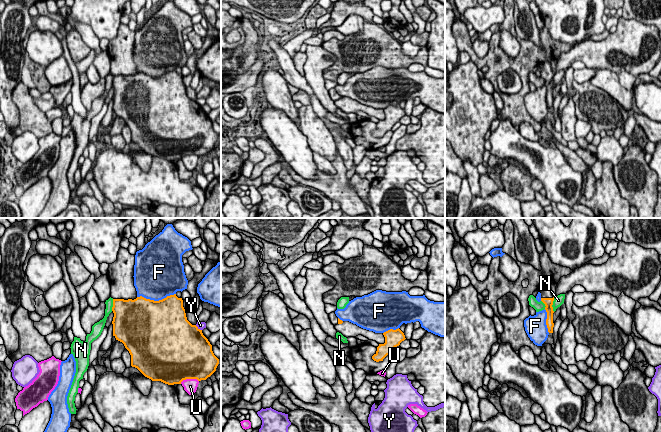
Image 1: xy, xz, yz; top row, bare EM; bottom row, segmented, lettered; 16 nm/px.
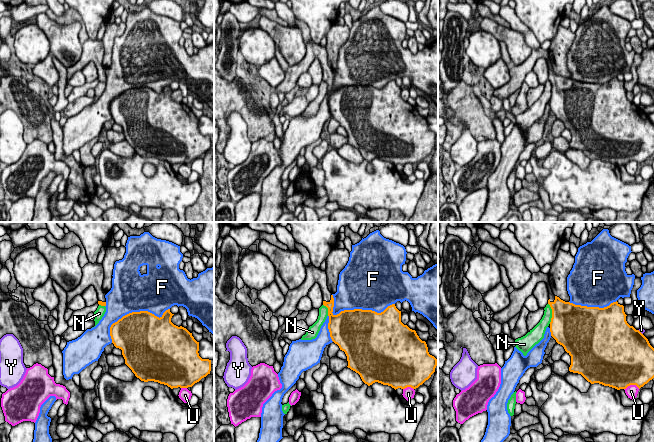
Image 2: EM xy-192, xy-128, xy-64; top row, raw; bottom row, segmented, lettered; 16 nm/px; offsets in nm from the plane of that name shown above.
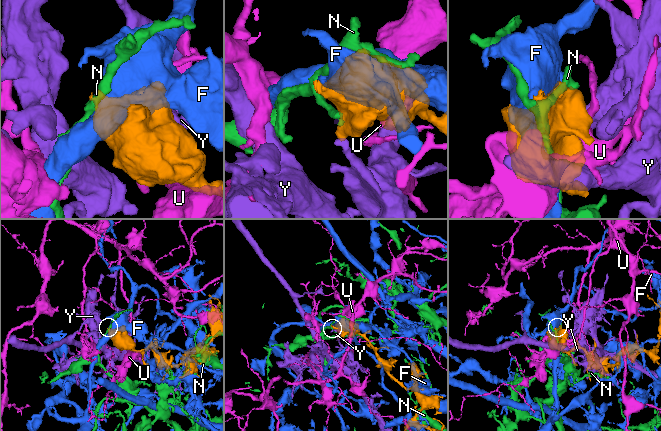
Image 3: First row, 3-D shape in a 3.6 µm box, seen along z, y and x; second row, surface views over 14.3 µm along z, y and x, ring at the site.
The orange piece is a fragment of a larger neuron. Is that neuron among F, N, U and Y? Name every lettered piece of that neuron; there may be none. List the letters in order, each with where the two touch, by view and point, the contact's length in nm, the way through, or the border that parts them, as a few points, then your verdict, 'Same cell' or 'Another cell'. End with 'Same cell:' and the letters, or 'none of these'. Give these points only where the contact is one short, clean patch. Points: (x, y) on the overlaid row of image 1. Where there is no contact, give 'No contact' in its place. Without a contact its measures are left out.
F: Touches orange at xy (156, 301). Shared border 650 nm. Another cell
N: Touches orange at yz (552, 304). Shared border 220 nm. Another cell
U: Touches orange at xy (189, 378). Shared border 300 nm. Another cell
Y: Touches orange at xy (197, 327). Shared border 140 nm. Another cell
Same cell: none of these

